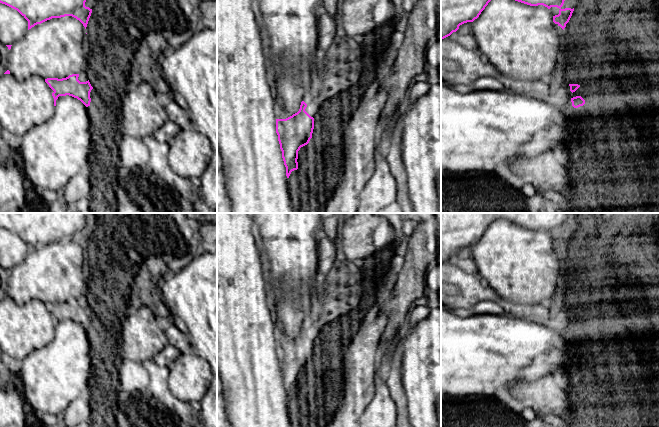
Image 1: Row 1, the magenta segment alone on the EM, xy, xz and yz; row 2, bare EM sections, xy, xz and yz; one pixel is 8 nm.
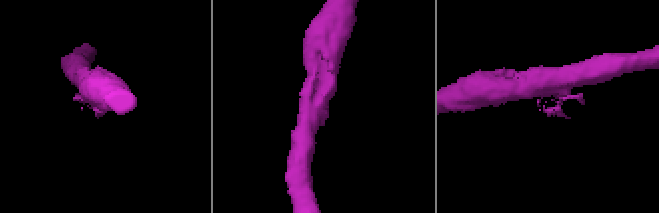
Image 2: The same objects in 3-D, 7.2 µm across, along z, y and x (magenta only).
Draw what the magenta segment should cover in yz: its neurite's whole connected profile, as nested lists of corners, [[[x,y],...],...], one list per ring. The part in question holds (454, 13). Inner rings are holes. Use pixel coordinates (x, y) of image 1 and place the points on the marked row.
[[[441,0],[441,39],[450,36],[459,26],[473,22],[491,0]]]

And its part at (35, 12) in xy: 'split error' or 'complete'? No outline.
complete

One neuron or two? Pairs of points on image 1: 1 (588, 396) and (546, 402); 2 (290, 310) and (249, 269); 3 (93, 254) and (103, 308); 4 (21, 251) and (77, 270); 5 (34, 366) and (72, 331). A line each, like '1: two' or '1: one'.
1: two
2: two
3: one
4: two
5: one

